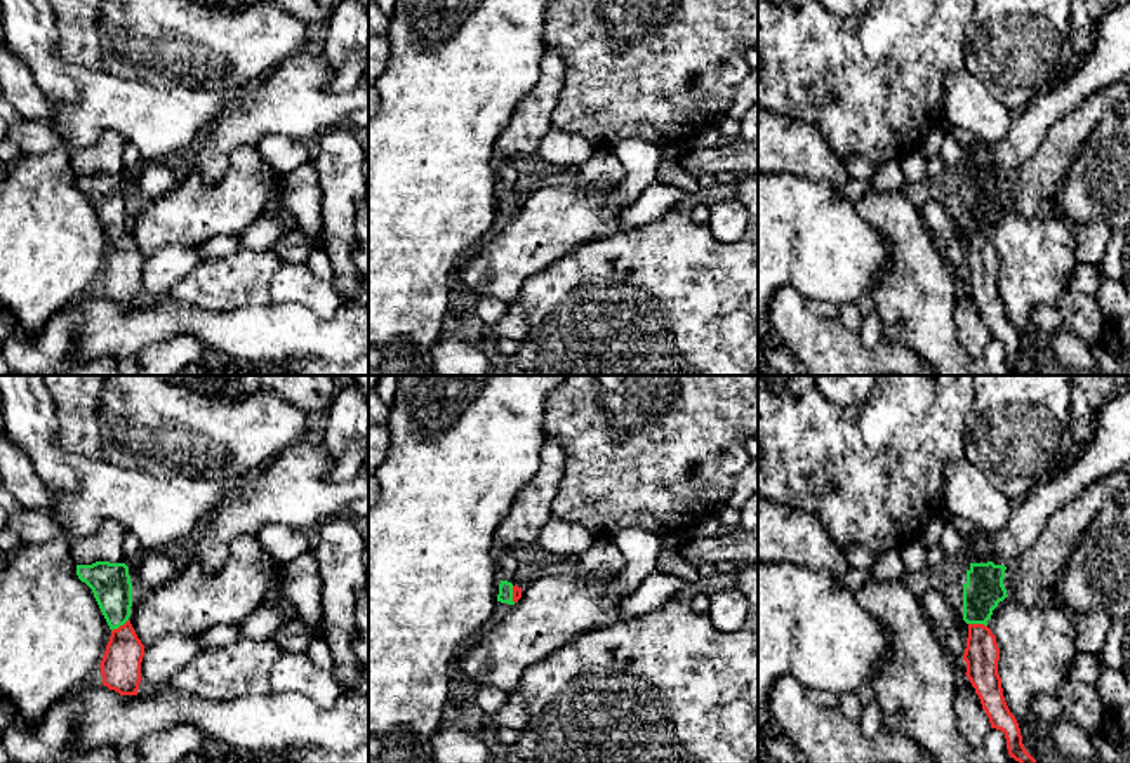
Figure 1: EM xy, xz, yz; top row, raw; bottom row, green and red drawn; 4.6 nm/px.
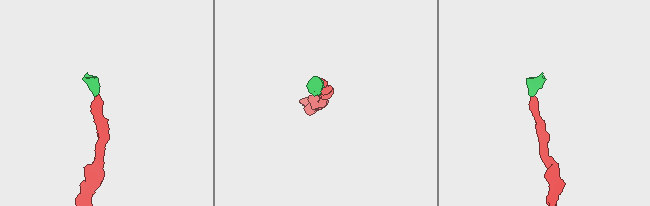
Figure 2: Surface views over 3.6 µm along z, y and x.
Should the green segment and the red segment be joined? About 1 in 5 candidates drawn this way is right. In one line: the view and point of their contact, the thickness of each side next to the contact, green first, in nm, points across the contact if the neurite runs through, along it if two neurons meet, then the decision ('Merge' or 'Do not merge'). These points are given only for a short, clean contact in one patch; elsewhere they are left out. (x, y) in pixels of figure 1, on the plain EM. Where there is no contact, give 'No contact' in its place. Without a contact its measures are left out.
Touches green at yz (977, 233). Thickness 180 nm (green) against 160 nm. Path across: yz (984, 200), (977, 214), (977, 233), (981, 265). Merge

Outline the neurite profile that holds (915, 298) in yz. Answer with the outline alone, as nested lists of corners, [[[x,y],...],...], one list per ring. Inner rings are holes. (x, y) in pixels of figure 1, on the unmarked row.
[[[760,106],[758,172],[828,181],[850,200],[895,252],[871,294],[885,339],[916,351],[939,375],[975,375],[954,323],[958,271],[946,266],[907,191],[881,193],[850,177],[815,127]]]

